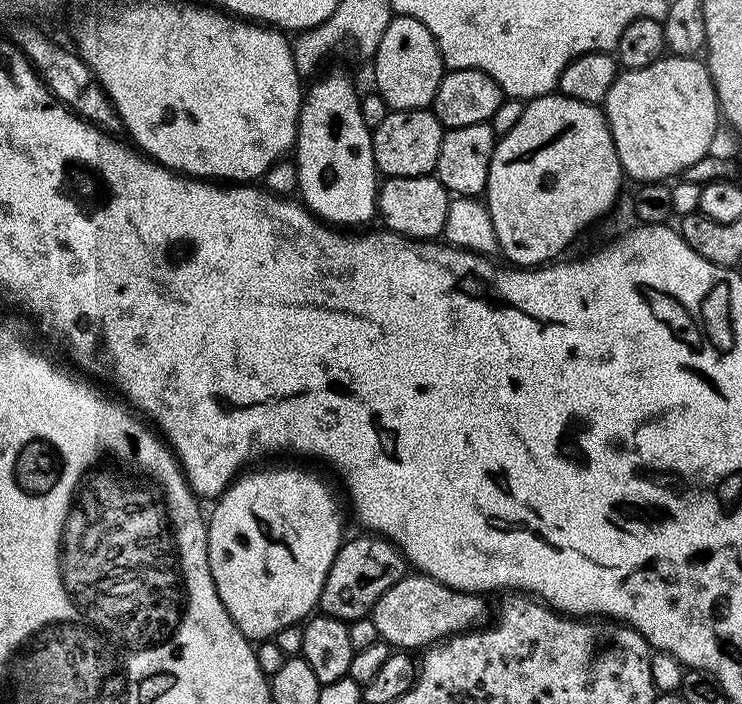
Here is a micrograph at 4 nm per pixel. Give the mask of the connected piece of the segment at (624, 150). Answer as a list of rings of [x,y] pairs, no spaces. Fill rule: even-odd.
[[[671,54],[655,60],[650,66],[621,71],[614,86],[610,86],[602,111],[608,117],[608,128],[625,177],[632,179],[633,176],[636,182],[664,182],[669,179],[667,176],[679,177],[687,167],[709,155],[711,148],[708,147],[716,136],[716,123],[722,120],[707,63],[700,58]]]

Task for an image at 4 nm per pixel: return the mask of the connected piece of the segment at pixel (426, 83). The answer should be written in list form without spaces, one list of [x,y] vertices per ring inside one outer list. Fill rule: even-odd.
[[[393,15],[392,21],[386,26],[386,34],[382,34],[382,42],[378,42],[374,63],[376,63],[375,91],[380,93],[392,110],[428,108],[446,71],[436,39],[430,34],[430,30],[426,30],[426,26],[422,26],[422,22],[418,22],[412,16]]]

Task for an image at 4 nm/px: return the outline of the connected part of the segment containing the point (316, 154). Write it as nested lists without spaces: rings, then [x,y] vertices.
[[[321,75],[315,81],[316,85],[312,89],[307,89],[306,95],[303,97],[300,106],[300,121],[298,122],[298,130],[296,131],[296,143],[294,145],[294,163],[298,170],[298,182],[300,187],[298,189],[299,199],[302,201],[304,207],[312,211],[312,215],[317,220],[339,226],[344,230],[356,230],[359,224],[368,224],[377,215],[378,209],[376,207],[376,198],[378,195],[378,173],[376,171],[376,163],[374,162],[374,150],[372,149],[372,129],[366,126],[366,122],[362,118],[362,110],[360,109],[361,93],[356,92],[356,88],[352,85],[352,80],[348,76],[324,76]]]

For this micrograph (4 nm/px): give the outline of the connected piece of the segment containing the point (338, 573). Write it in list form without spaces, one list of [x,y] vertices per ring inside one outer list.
[[[360,534],[358,538],[347,539],[335,555],[334,562],[327,572],[326,582],[323,583],[322,594],[318,605],[319,611],[326,616],[333,616],[345,622],[365,619],[371,613],[373,606],[386,590],[400,582],[408,574],[408,563],[396,545],[384,537],[375,534]]]

